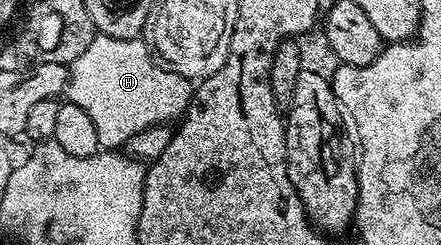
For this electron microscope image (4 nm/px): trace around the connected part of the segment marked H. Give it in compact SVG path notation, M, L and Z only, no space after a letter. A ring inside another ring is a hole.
M94 35L91 44L68 69L68 103L87 110L105 150L120 149L132 135L145 132L153 125L168 125L184 116L195 91L190 77L171 72L164 64L157 63L141 38L124 40Z

